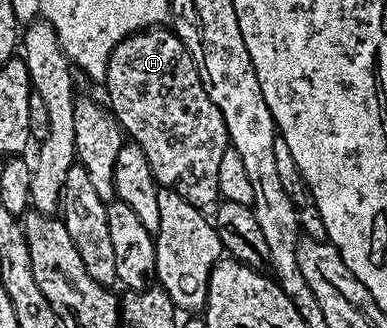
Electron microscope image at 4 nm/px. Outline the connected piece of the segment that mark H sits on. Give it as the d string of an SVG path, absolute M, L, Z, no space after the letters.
M165 26L144 28L141 32L131 33L123 42L119 42L119 46L115 46L115 50L107 62L107 74L103 81L105 92L109 95L109 102L107 101L107 104L113 115L117 117L118 123L124 129L124 135L132 143L138 144L143 150L143 154L147 154L147 162L151 166L153 177L156 178L158 185L162 188L175 190L175 194L187 198L187 202L191 202L191 206L195 206L195 210L199 210L205 216L213 218L217 214L218 205L223 200L219 190L219 162L223 159L225 149L230 147L227 126L223 122L223 114L219 114L219 106L215 106L215 102L211 102L211 98L207 98L207 90L203 90L197 64L193 61L193 55L187 50L184 39L178 33L176 36L175 33L168 32L167 29L168 27Z

